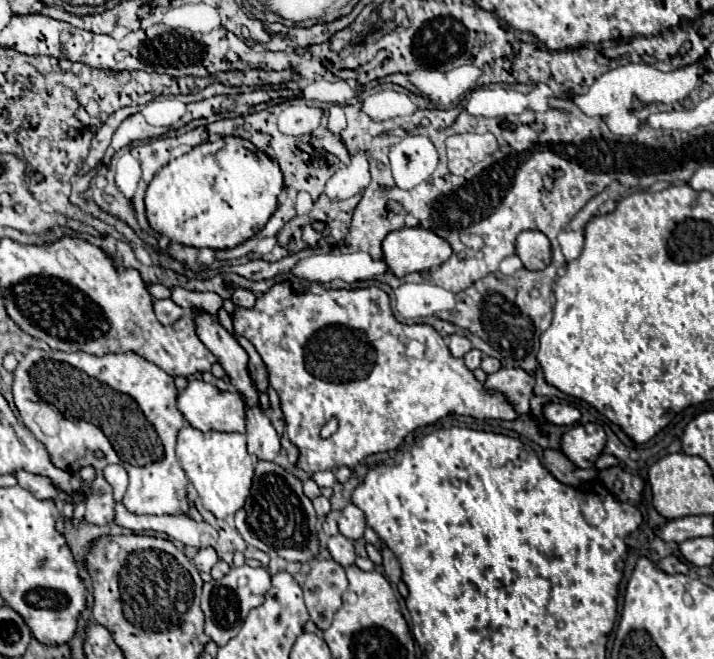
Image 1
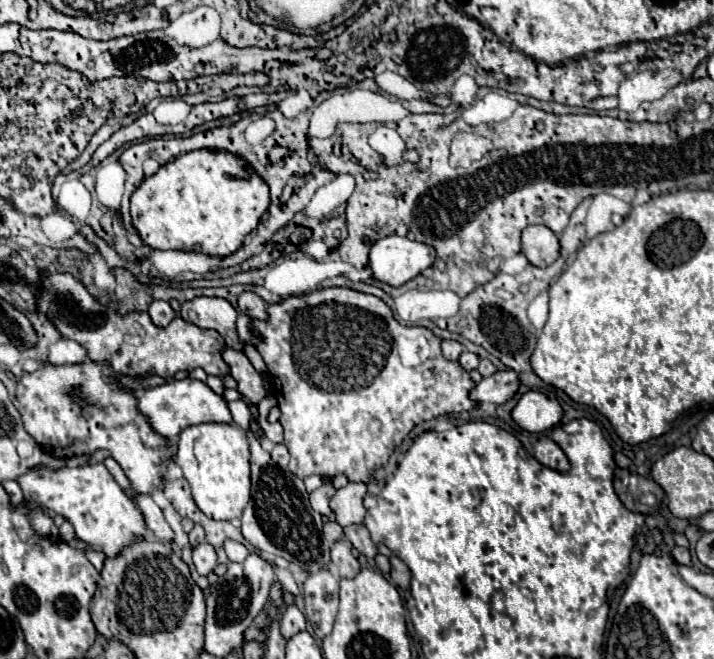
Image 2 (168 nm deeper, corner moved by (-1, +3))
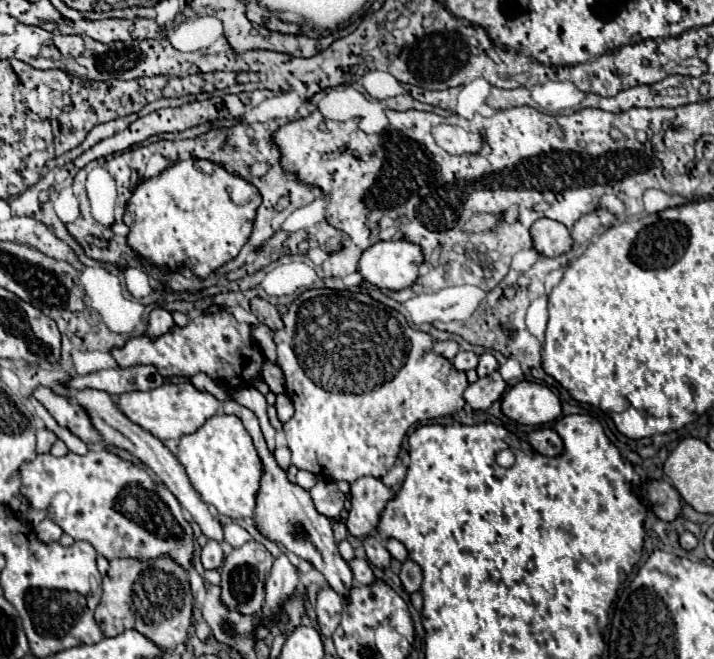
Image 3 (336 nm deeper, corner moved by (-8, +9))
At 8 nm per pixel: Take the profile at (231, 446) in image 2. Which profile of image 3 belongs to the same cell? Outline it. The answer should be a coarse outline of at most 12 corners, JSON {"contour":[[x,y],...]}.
{"contour":[[212,416],[176,458],[206,504],[254,516],[262,460],[240,418]]}

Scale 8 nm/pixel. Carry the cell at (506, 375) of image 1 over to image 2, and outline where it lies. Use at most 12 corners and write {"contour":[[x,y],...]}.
{"contour":[[515,370],[495,372],[473,390],[475,402],[505,404],[521,386]]}

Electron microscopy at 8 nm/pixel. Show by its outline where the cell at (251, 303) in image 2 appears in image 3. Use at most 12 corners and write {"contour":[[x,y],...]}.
{"contour":[[254,298],[252,312],[272,332],[284,328],[276,306]]}

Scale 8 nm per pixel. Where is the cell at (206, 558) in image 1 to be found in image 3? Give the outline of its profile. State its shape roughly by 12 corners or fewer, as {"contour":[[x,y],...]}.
{"contour":[[214,540],[202,548],[202,566],[220,568],[222,546]]}

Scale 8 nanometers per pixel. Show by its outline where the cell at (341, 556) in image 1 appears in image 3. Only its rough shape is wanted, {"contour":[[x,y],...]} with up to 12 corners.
{"contour":[[366,560],[350,562],[356,584],[372,586],[376,576]]}

